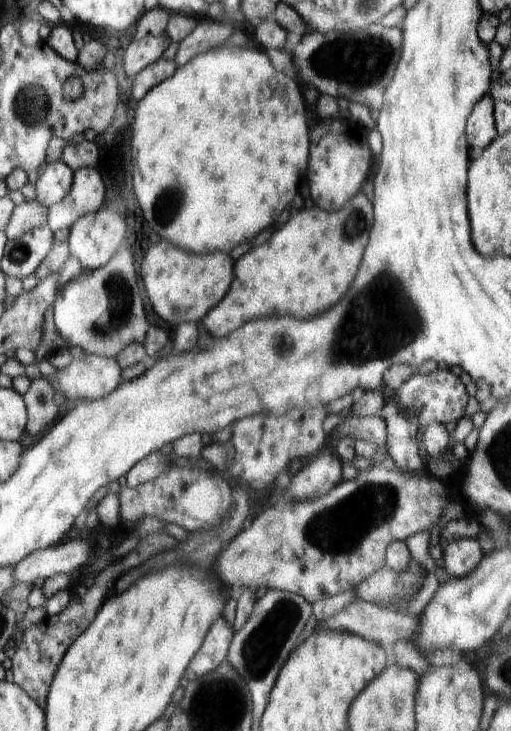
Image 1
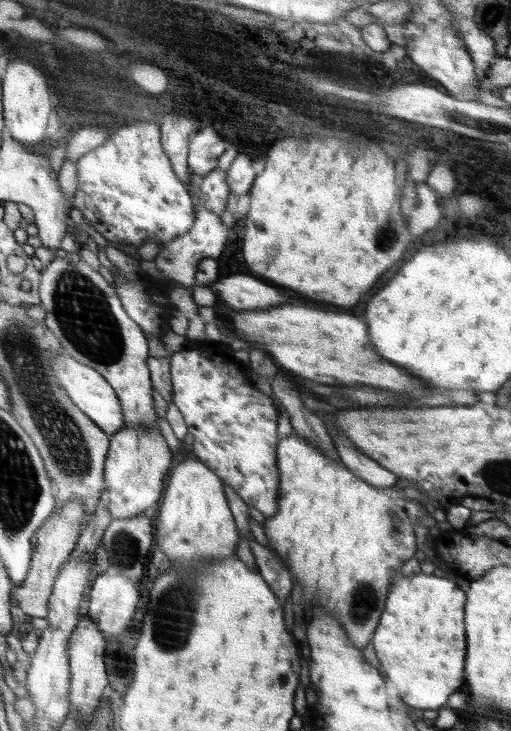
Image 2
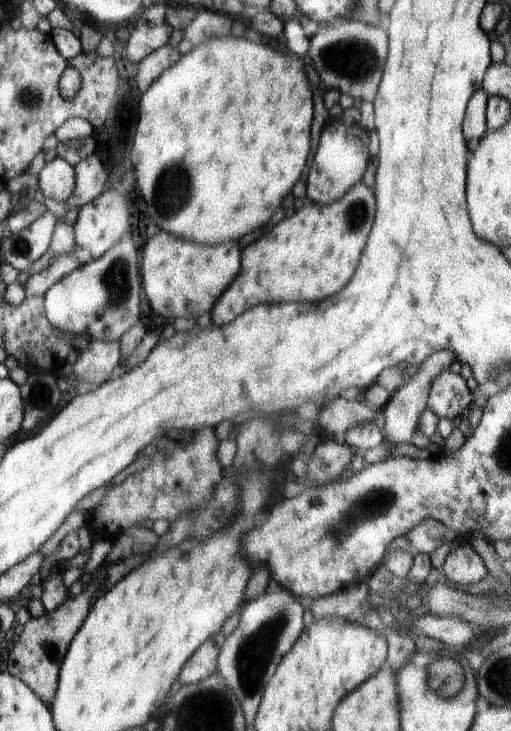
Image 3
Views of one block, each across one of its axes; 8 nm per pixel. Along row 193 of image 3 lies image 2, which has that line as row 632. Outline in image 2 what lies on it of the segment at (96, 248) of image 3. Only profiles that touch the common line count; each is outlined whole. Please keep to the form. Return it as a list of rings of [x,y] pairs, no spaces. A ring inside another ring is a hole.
[[[104,574],[91,588],[89,616],[103,629],[107,639],[122,633],[136,612],[138,590],[124,574]]]

